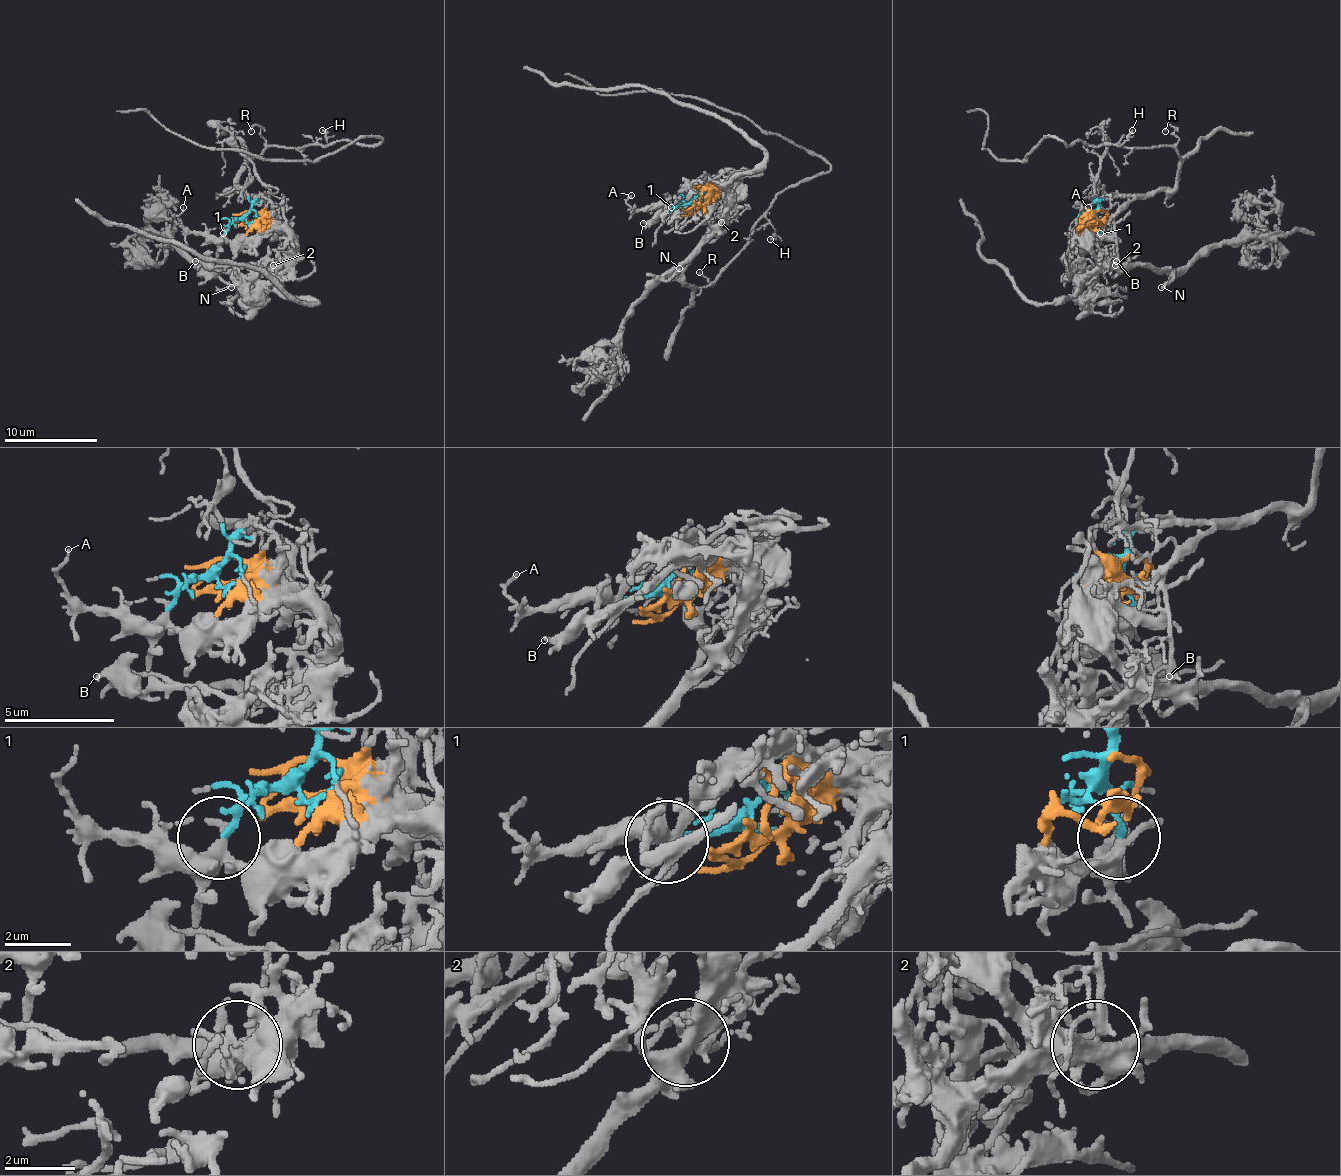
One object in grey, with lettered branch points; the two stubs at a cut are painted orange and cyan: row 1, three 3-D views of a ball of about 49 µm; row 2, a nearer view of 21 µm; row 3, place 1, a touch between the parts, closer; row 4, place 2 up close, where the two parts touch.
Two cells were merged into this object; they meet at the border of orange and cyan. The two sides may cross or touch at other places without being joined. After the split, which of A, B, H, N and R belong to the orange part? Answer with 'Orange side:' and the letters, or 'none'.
Orange side: B, N

